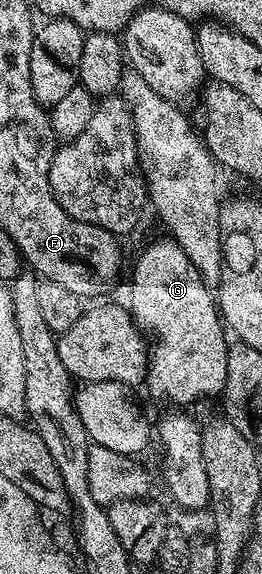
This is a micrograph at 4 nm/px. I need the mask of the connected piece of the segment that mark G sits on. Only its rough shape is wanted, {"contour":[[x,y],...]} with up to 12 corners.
{"contour":[[179,242],[137,257],[126,303],[150,337],[146,388],[221,394],[230,343]]}

